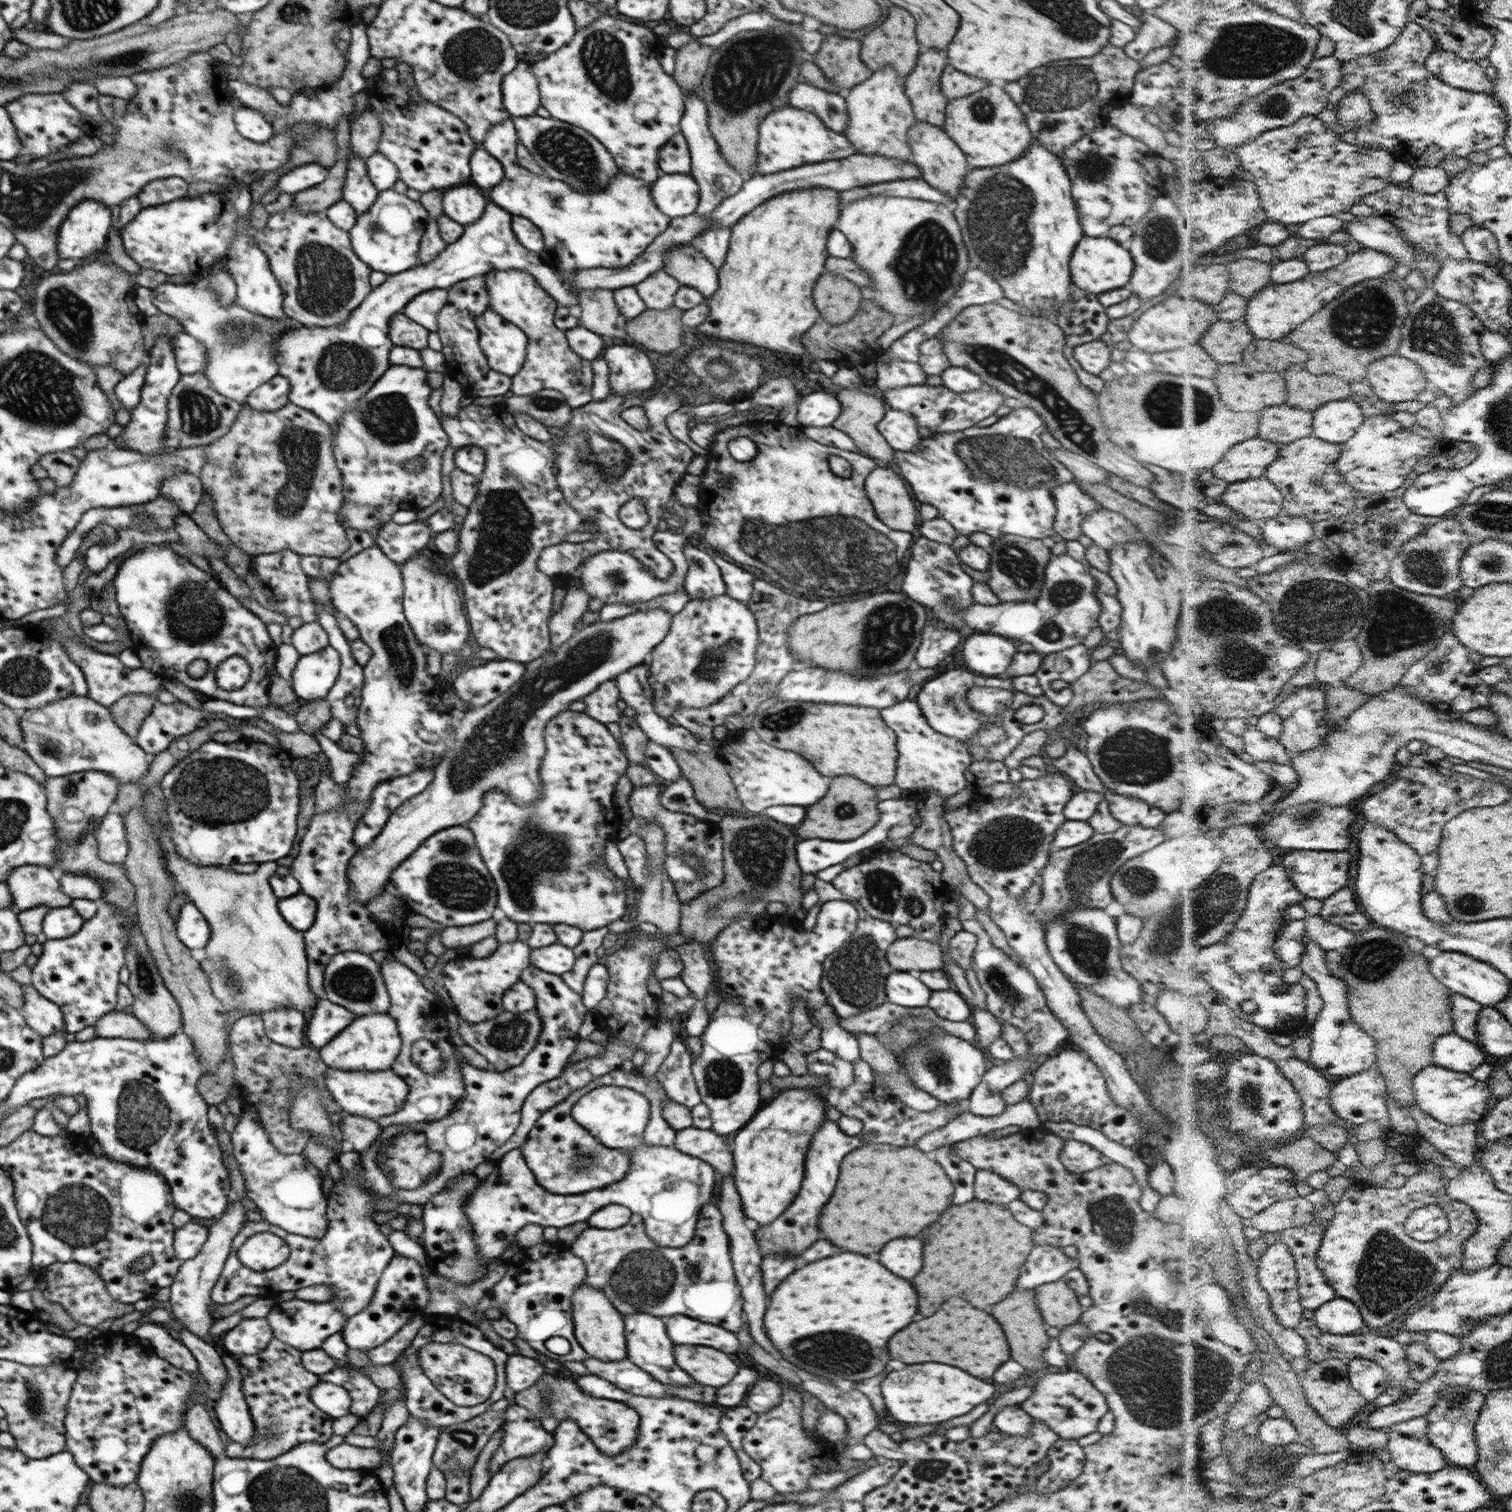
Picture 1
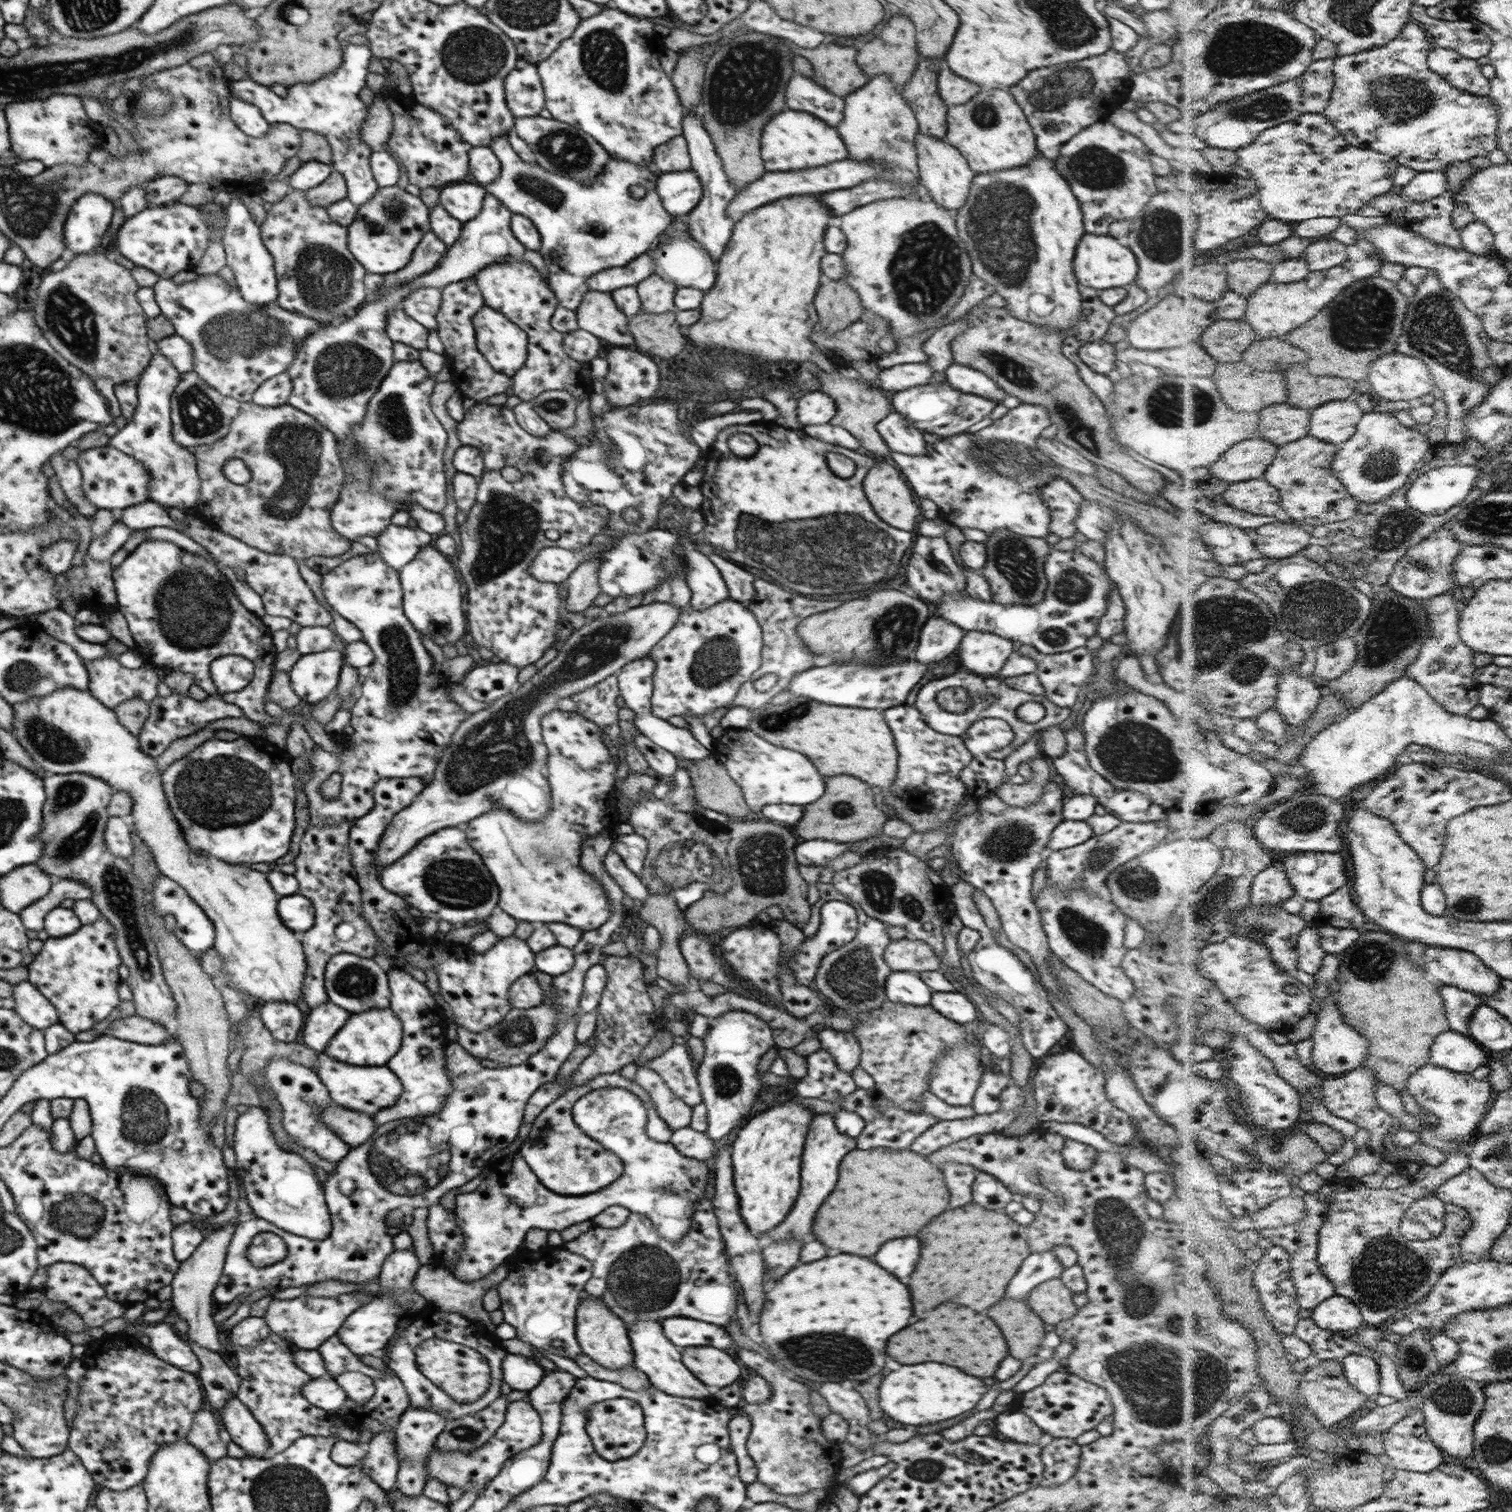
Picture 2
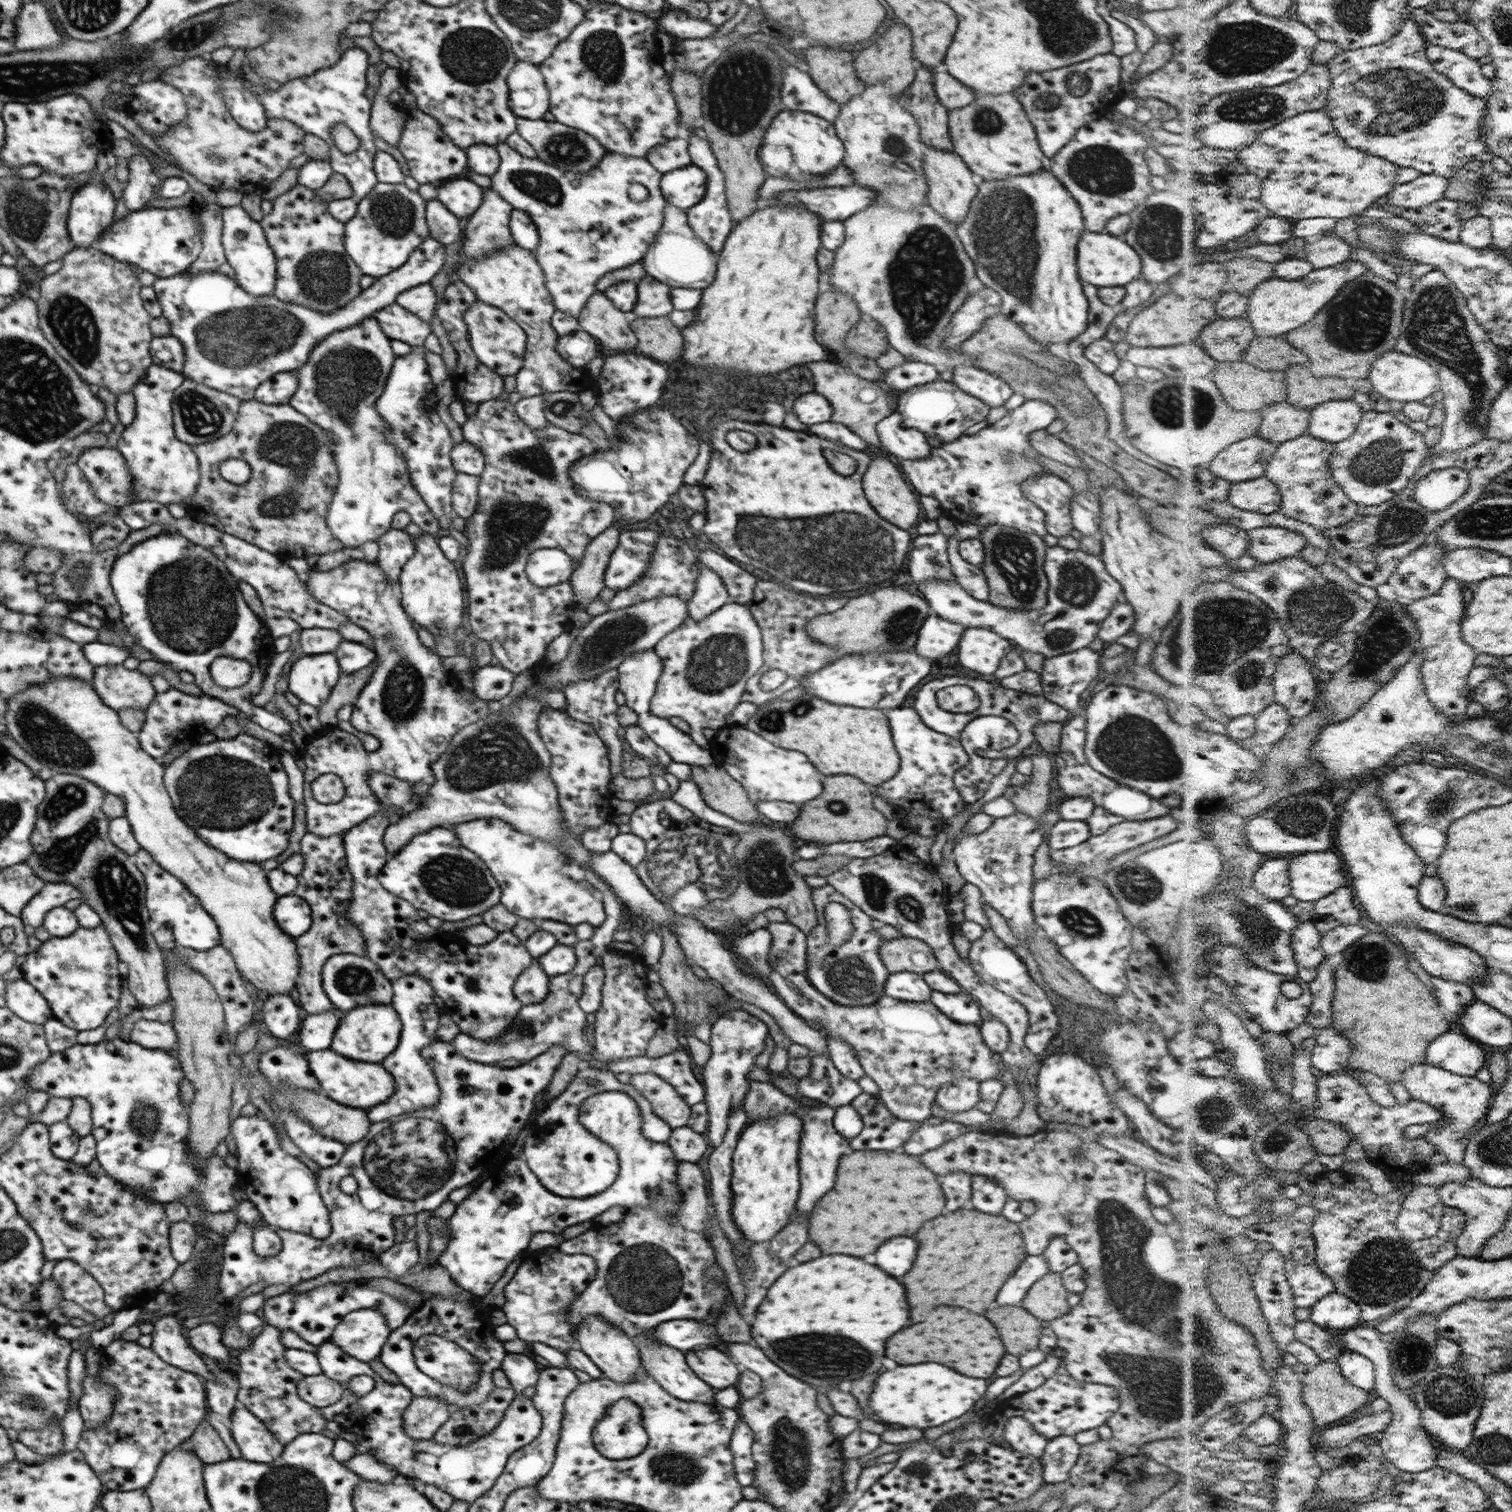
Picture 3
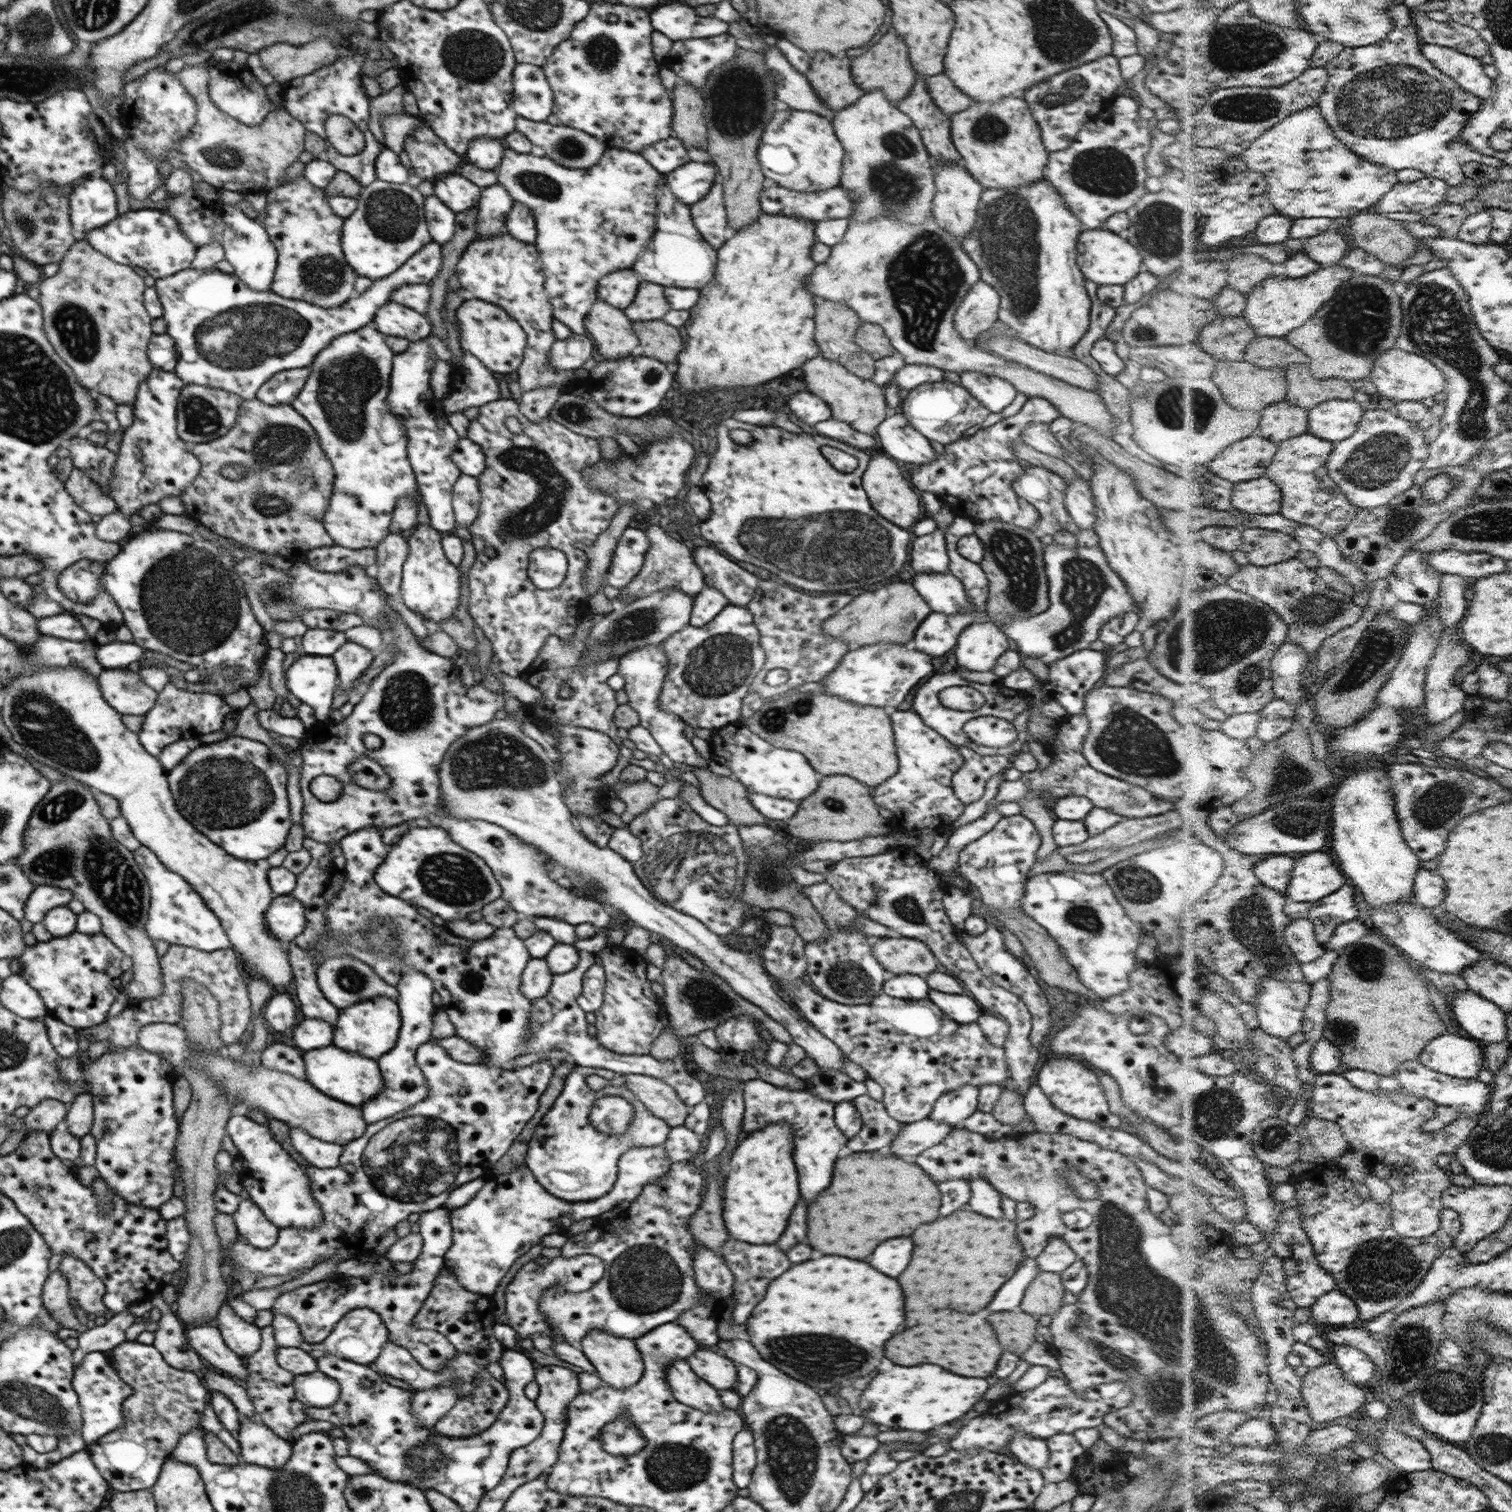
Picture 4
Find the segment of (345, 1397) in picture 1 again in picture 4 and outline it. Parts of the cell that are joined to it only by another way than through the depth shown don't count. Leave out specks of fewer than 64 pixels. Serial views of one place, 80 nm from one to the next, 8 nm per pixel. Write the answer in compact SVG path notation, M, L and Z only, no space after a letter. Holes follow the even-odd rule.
M311 1372L293 1377L294 1398L305 1408L331 1408L339 1399L337 1381L321 1372Z

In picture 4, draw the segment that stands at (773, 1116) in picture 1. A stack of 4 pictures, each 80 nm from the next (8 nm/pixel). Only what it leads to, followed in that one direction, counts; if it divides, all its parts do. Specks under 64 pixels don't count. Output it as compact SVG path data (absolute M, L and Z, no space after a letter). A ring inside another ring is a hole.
M776 1122L753 1133L744 1134L738 1145L732 1150L724 1178L724 1196L722 1197L722 1221L729 1238L747 1244L773 1244L783 1232L791 1208L797 1202L797 1174L792 1158L793 1141L790 1126Z

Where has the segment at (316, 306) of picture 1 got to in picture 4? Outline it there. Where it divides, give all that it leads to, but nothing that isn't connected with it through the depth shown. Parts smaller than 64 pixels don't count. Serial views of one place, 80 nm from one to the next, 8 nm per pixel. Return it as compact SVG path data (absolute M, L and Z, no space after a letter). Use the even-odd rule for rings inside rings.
M300 175L285 185L265 191L263 210L258 221L277 253L271 291L321 308L339 306L353 296L357 276L347 266L340 247L342 218L333 214L322 189L311 186Z

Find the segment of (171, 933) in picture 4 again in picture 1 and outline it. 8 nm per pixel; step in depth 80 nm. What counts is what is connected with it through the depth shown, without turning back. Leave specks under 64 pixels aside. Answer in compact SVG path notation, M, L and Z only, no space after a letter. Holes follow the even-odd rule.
M185 900L174 920L176 937L189 950L203 949L209 940L209 926L197 908Z

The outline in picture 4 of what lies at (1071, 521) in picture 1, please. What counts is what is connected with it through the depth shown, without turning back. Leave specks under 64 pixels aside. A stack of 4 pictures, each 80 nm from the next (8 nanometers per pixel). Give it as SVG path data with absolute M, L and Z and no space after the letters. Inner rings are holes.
M1022 462L1023 471L1019 477L1013 479L1011 483L1013 492L1024 498L1038 512L1038 522L1033 530L1037 535L1054 535L1059 530L1064 530L1065 524L1069 520L1069 515L1063 504L1064 490L1066 482L1056 473L1047 471L1041 467L1025 464Z

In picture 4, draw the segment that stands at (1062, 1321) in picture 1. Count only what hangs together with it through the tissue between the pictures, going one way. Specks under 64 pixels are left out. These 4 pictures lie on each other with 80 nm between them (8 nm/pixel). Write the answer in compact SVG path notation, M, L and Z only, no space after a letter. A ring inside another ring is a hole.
M1040 1270L1038 1275L1027 1285L1019 1310L1036 1318L1051 1316L1063 1305L1064 1291L1058 1273Z

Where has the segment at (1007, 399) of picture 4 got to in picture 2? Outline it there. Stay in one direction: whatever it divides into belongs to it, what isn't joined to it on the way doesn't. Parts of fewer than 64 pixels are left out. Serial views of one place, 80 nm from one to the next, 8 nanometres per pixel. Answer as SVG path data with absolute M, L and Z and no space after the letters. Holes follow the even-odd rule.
M952 362L944 369L944 374L946 383L959 392L976 394L981 398L987 398L987 400L993 400L997 403L1007 397L1007 394L997 388L995 383L985 374L967 366Z

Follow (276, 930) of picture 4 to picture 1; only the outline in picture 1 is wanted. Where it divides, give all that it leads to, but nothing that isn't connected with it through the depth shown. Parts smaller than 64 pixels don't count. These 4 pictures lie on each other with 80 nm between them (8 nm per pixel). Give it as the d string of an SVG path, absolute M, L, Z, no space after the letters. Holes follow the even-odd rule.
M302 893L279 899L277 908L281 918L299 932L305 932L314 922L316 904L313 898Z

